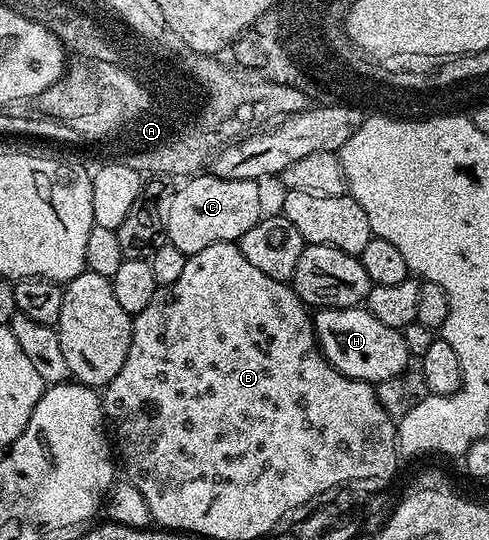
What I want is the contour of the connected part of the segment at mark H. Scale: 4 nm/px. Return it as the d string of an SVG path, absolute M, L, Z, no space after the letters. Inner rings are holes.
M366 308L320 309L314 315L313 325L319 353L330 366L345 376L378 384L408 369L409 355L403 331L389 328L389 324L381 324L381 320L377 320L377 316L370 314Z

